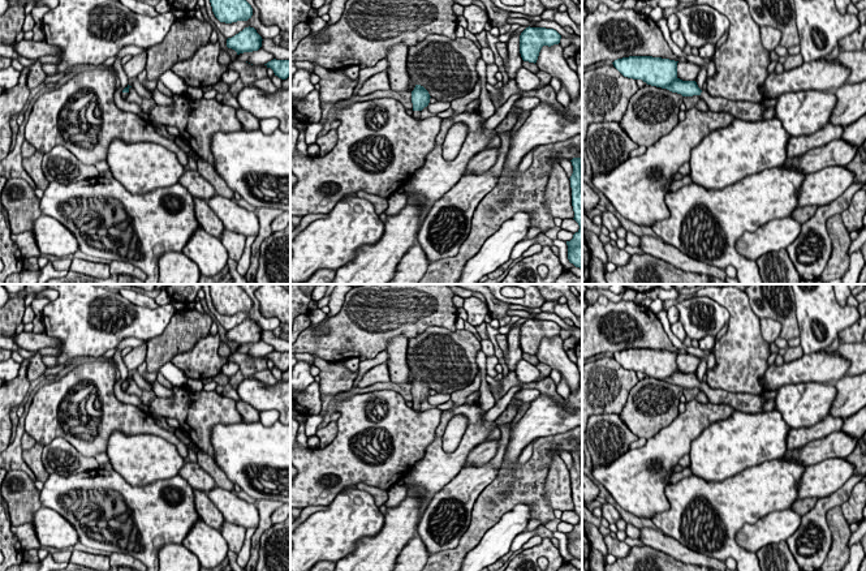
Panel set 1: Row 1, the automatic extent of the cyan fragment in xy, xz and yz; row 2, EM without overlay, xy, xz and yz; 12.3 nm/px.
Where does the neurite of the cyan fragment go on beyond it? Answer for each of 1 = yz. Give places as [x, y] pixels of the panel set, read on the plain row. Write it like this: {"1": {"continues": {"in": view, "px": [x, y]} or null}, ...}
{"1": {"continues": {"in": "yz", "px": [748, 403]}}}

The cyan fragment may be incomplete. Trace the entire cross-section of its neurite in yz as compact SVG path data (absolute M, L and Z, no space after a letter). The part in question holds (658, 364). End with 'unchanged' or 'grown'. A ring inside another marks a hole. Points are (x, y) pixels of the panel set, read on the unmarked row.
M629 348L617 351L612 356L624 369L642 372L647 377L667 381L682 388L698 387L712 404L728 404L734 411L747 415L763 412L766 400L761 394L733 394L721 388L711 388L707 382L701 382L695 373L680 372L677 355L652 348Z; grown

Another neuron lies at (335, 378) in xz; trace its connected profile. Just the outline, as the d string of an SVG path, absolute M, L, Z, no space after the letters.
M314 355L314 365L320 369L320 395L335 396L352 390L358 372L348 370L341 362L329 362Z

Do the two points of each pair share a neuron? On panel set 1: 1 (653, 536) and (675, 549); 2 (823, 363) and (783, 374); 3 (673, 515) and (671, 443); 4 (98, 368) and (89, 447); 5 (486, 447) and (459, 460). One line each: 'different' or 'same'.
1: same
2: same
3: different
4: same
5: different

